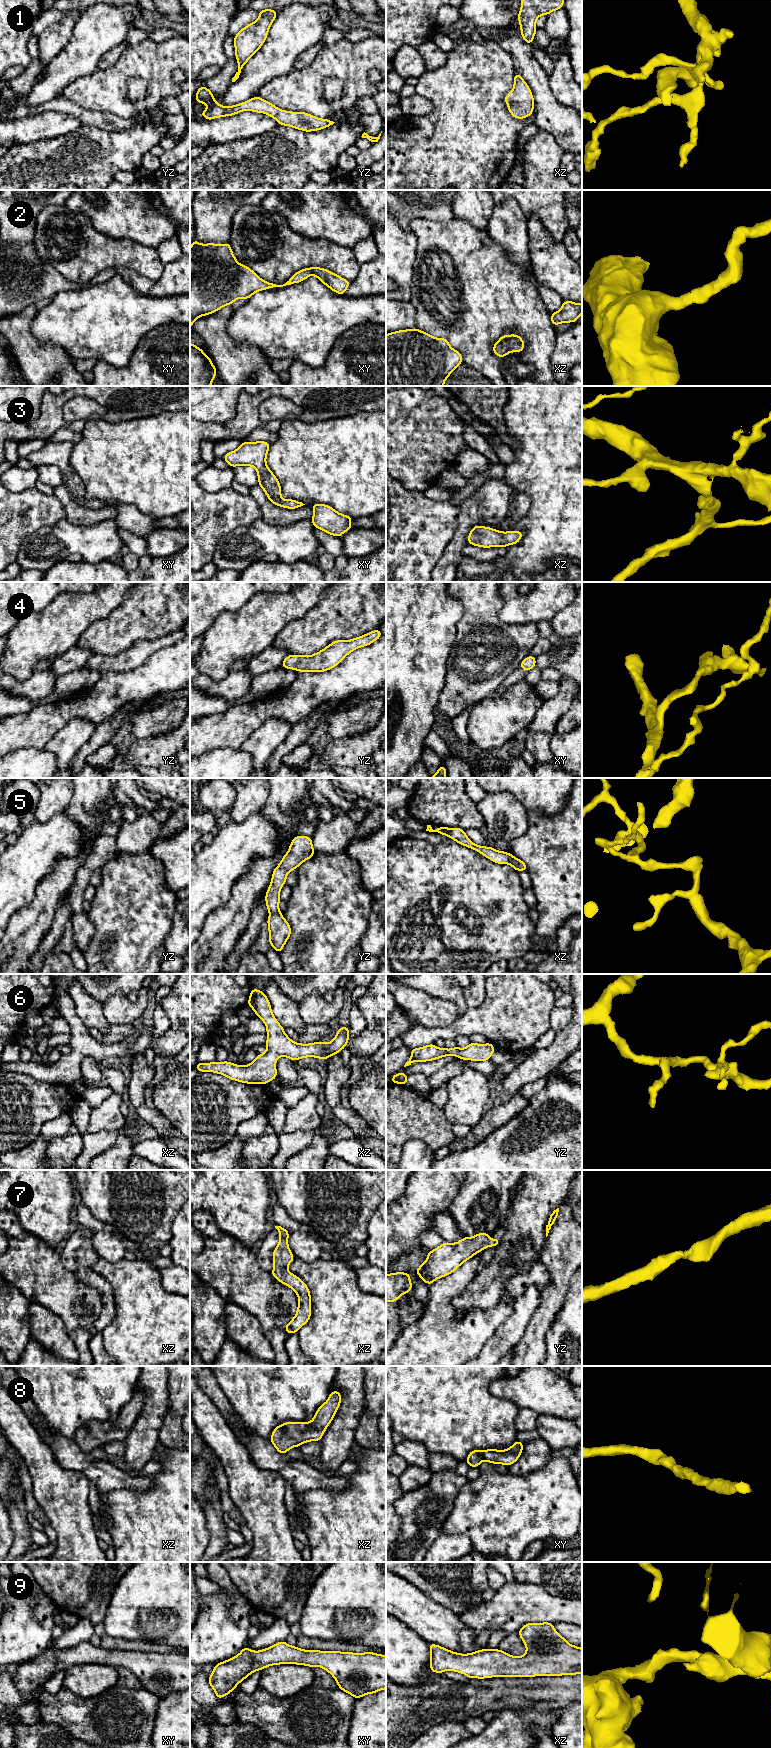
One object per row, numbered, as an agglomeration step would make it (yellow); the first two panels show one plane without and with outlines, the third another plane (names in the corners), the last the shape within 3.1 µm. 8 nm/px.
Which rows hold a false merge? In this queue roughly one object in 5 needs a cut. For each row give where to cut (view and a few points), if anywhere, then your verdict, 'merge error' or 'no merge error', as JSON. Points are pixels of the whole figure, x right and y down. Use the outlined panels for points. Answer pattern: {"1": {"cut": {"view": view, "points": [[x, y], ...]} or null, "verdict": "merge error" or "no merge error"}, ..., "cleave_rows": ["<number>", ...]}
{"1": {"cut": null, "verdict": "no merge error"}, "2": {"cut": null, "verdict": "no merge error"}, "3": {"cut": null, "verdict": "no merge error"}, "4": {"cut": null, "verdict": "no merge error"}, "5": {"cut": {"view": "yz", "points": [[279, 911], [270, 914]]}, "verdict": "merge error"}, "6": {"cut": null, "verdict": "no merge error"}, "7": {"cut": null, "verdict": "no merge error"}, "8": {"cut": null, "verdict": "no merge error"}, "9": {"cut": null, "verdict": "no merge error"}, "cleave_rows": ["5"]}

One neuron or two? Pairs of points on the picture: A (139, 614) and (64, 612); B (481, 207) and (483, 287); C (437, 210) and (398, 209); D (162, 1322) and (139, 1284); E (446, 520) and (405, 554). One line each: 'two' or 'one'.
A: two
B: two
C: one
D: one
E: one

